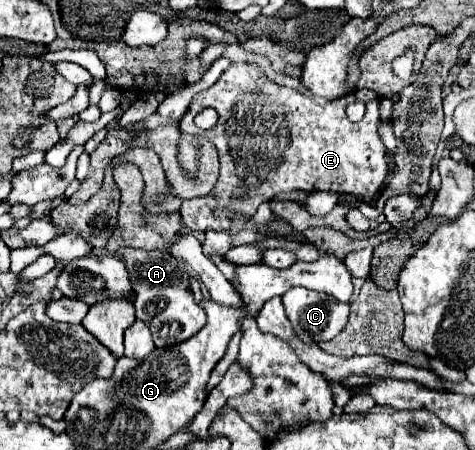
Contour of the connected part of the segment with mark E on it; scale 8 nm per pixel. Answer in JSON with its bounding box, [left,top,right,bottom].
[181,63,387,231]

